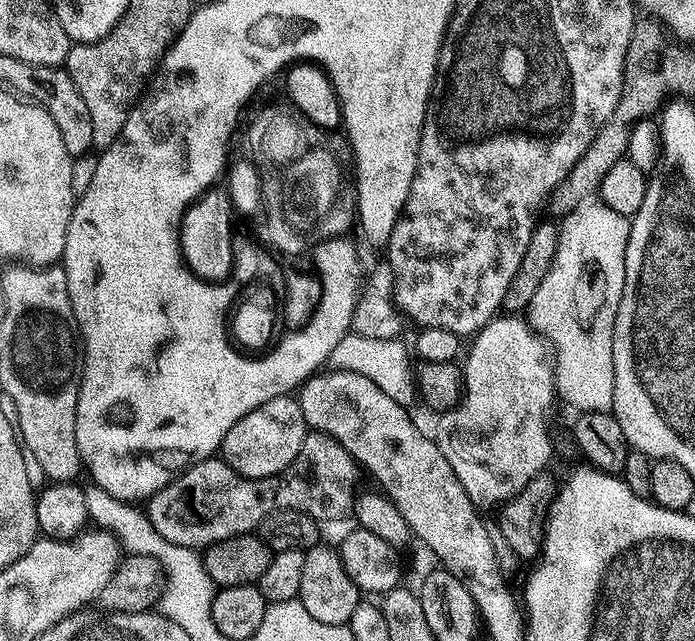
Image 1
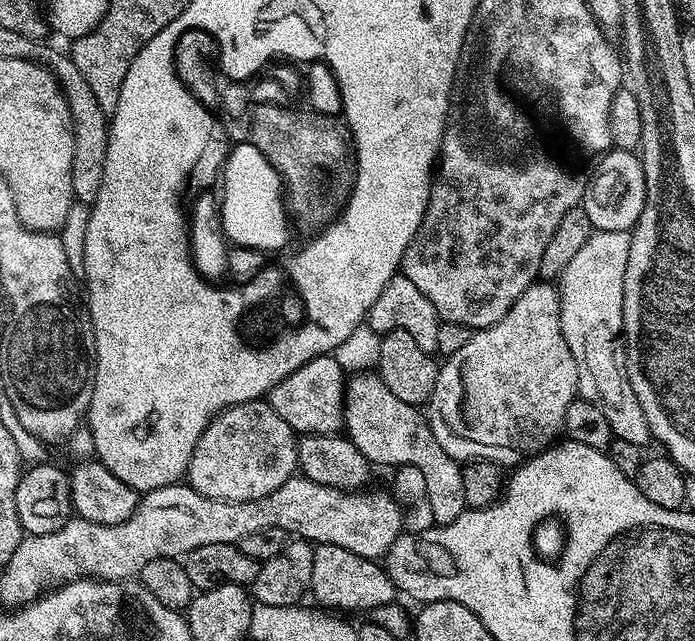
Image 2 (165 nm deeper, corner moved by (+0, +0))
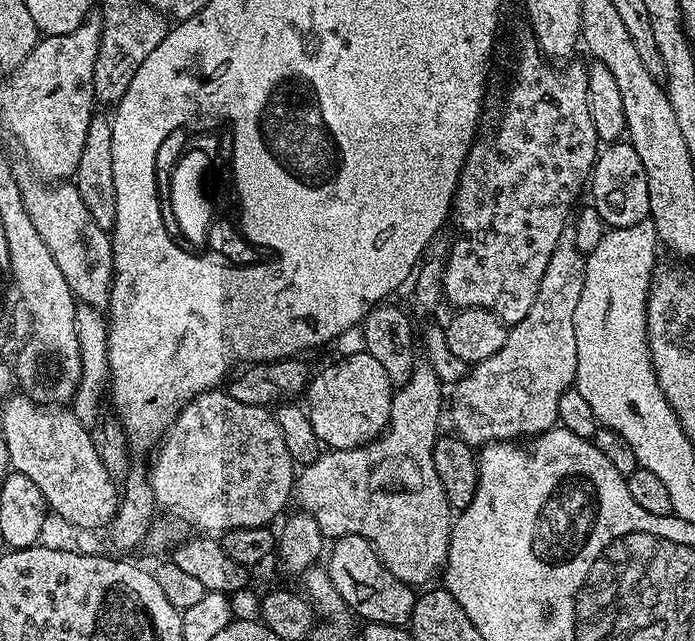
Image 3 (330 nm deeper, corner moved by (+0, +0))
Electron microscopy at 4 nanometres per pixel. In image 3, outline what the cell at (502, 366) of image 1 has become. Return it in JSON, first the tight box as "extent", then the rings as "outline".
{"extent":[451,230,586,446],"outline":[[[571,230],[564,231],[546,266],[546,274],[542,274],[530,314],[526,314],[522,322],[509,327],[506,342],[498,354],[490,354],[490,358],[471,365],[466,375],[451,389],[452,424],[456,427],[453,428],[455,435],[460,439],[473,446],[483,446],[494,444],[497,440],[519,441],[521,438],[541,436],[543,432],[557,427],[558,402],[576,382],[578,346],[574,338],[574,310],[578,306],[578,298],[582,298],[582,282],[586,282],[585,259],[585,253],[576,248],[574,234]]]}

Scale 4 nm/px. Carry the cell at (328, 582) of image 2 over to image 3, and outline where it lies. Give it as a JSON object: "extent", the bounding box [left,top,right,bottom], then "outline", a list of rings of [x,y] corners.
{"extent":[326,534,417,625],"outline":[[[358,534],[335,537],[326,556],[326,567],[330,582],[334,582],[334,590],[338,590],[340,597],[348,603],[348,607],[359,619],[361,616],[361,621],[402,625],[411,621],[417,597],[413,585],[394,578],[394,574],[386,570],[382,558],[366,538]]]}

